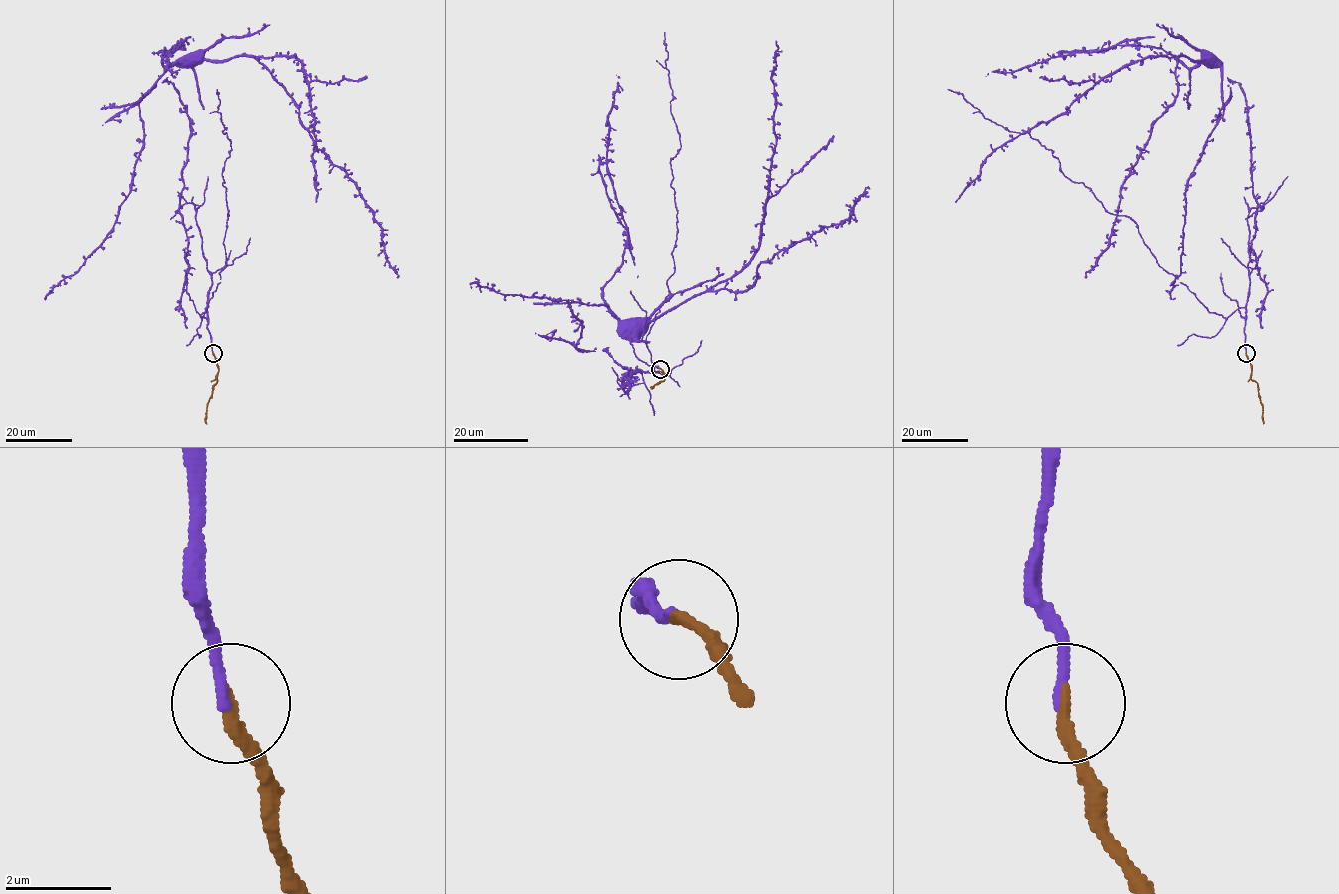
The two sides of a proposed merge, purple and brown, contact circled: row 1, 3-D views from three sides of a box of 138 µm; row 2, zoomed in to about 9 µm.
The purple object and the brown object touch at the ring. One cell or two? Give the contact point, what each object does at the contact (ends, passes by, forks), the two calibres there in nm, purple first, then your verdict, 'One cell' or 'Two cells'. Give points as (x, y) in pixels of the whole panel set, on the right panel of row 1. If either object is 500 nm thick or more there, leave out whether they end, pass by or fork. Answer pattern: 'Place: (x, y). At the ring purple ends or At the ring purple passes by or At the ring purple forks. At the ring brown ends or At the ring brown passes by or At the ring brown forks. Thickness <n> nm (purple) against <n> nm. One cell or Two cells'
Place: (1246, 353). At the ring purple ends. At the ring brown ends. Thickness 190 nm (purple) against 240 nm. One cell

